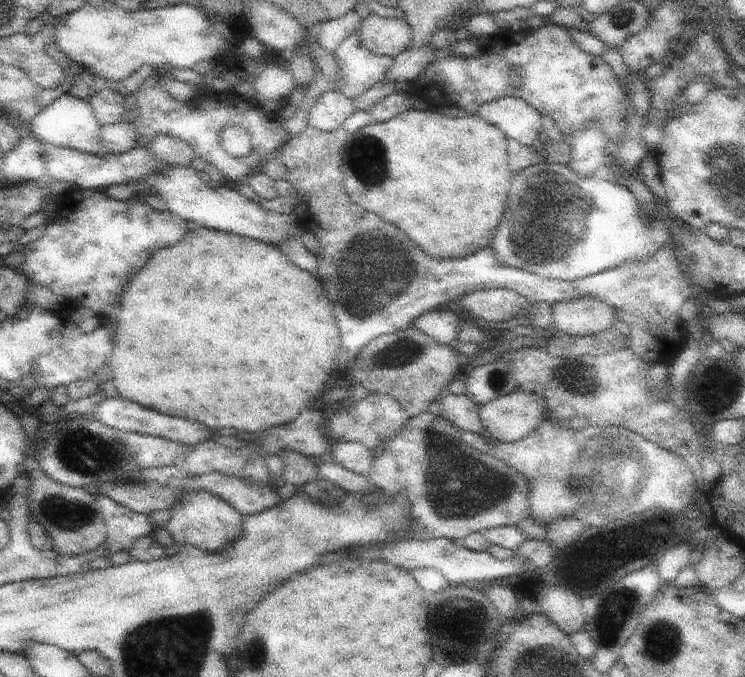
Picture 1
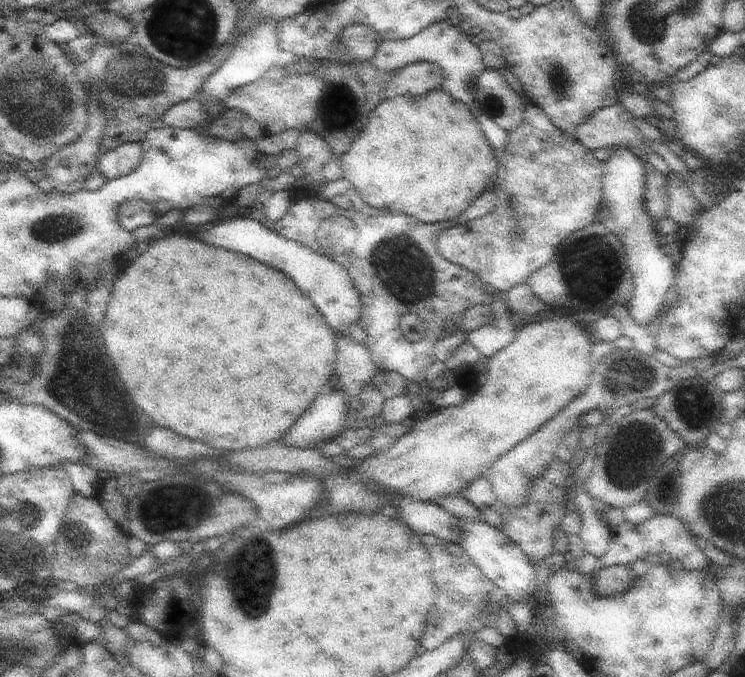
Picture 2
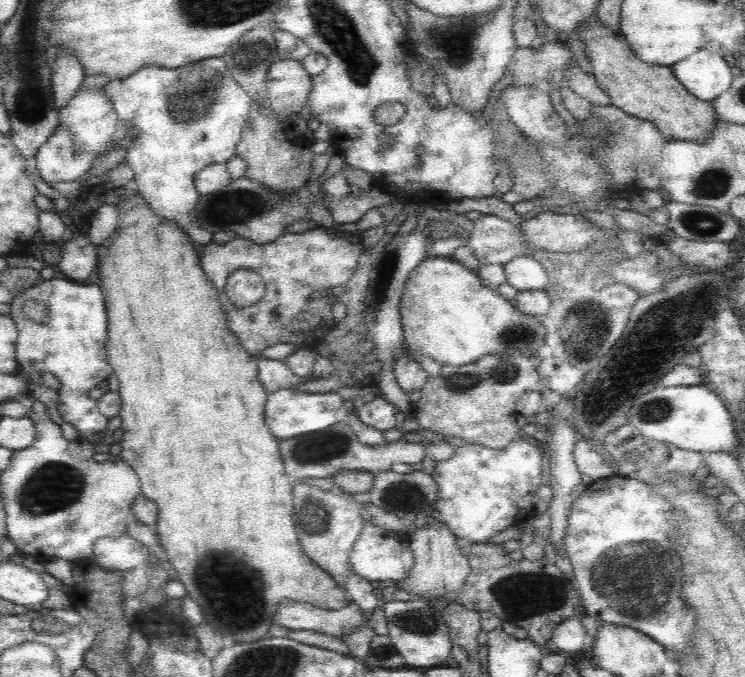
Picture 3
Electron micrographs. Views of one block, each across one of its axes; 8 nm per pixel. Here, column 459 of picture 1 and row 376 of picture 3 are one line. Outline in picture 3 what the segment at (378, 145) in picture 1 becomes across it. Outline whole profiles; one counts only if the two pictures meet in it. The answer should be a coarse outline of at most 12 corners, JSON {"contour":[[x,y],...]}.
{"contour":[[196,244],[97,246],[120,456],[203,618],[340,610]]}

